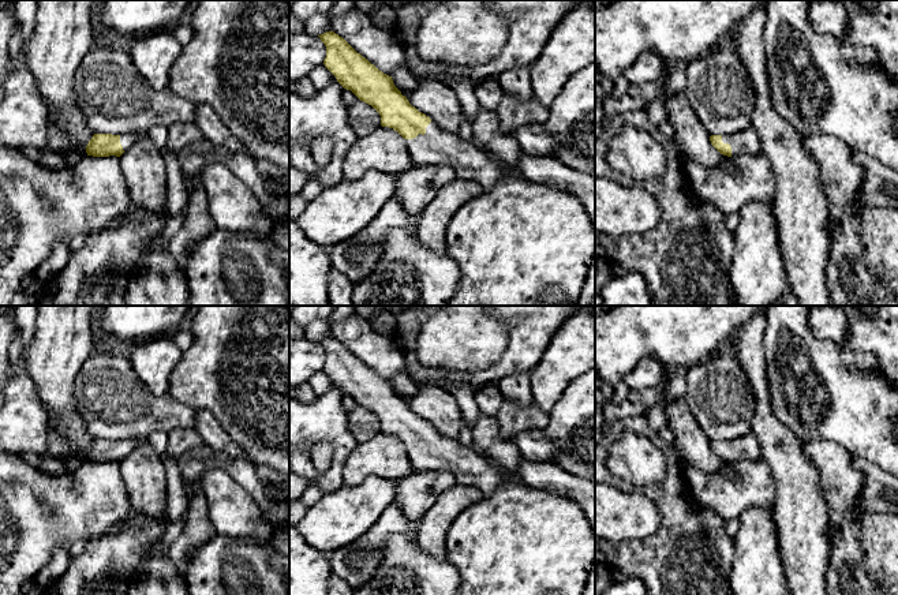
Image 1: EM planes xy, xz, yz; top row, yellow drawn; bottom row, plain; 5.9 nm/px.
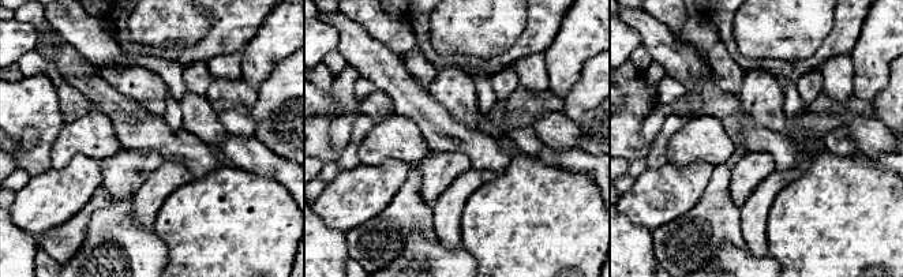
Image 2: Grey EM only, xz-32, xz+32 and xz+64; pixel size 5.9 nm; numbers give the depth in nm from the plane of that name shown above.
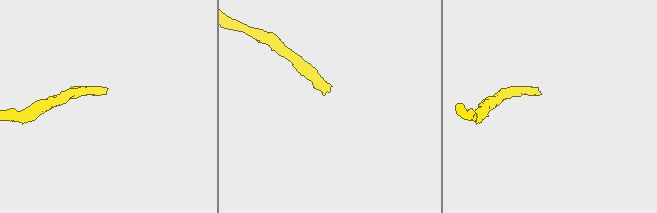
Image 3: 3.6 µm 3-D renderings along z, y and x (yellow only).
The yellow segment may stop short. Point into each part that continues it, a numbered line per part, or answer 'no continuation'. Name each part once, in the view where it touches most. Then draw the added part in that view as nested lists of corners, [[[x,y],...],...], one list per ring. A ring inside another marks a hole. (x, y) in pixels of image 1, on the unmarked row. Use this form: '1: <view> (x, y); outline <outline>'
1: xz (385, 456); outline [[[431,427],[426,439],[414,445],[404,445],[393,434],[382,431],[366,442],[359,442],[344,464],[343,480],[348,487],[360,484],[368,476],[396,482],[414,471],[426,469],[450,472],[457,483],[474,486],[484,497],[506,476],[487,456],[461,446]]]

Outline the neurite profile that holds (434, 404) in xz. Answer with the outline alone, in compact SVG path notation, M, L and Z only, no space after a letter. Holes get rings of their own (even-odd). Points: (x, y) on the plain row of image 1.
M426 385L420 386L415 397L401 397L401 400L441 435L453 441L459 439L463 415L452 393L437 385Z

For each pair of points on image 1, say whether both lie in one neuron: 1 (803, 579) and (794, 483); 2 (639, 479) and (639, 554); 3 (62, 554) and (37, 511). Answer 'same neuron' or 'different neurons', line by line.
1: same neuron
2: different neurons
3: different neurons

